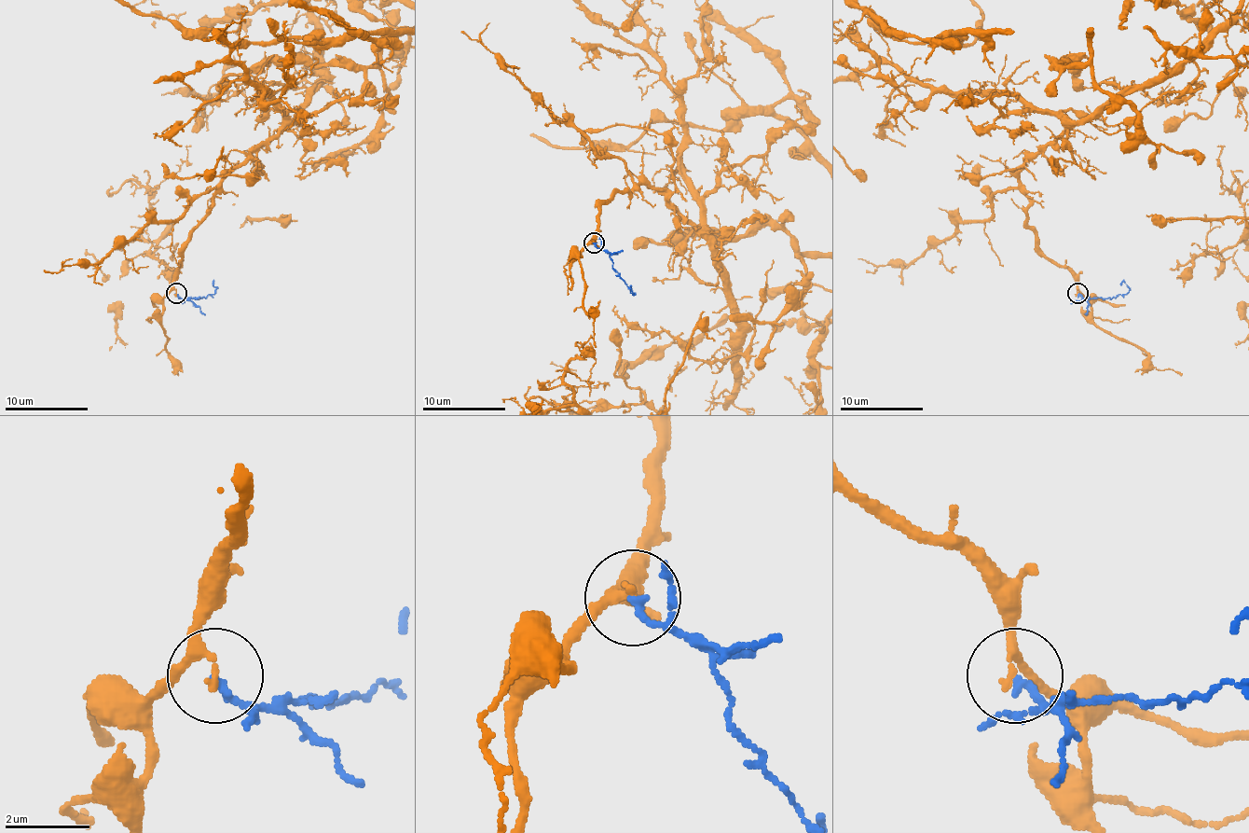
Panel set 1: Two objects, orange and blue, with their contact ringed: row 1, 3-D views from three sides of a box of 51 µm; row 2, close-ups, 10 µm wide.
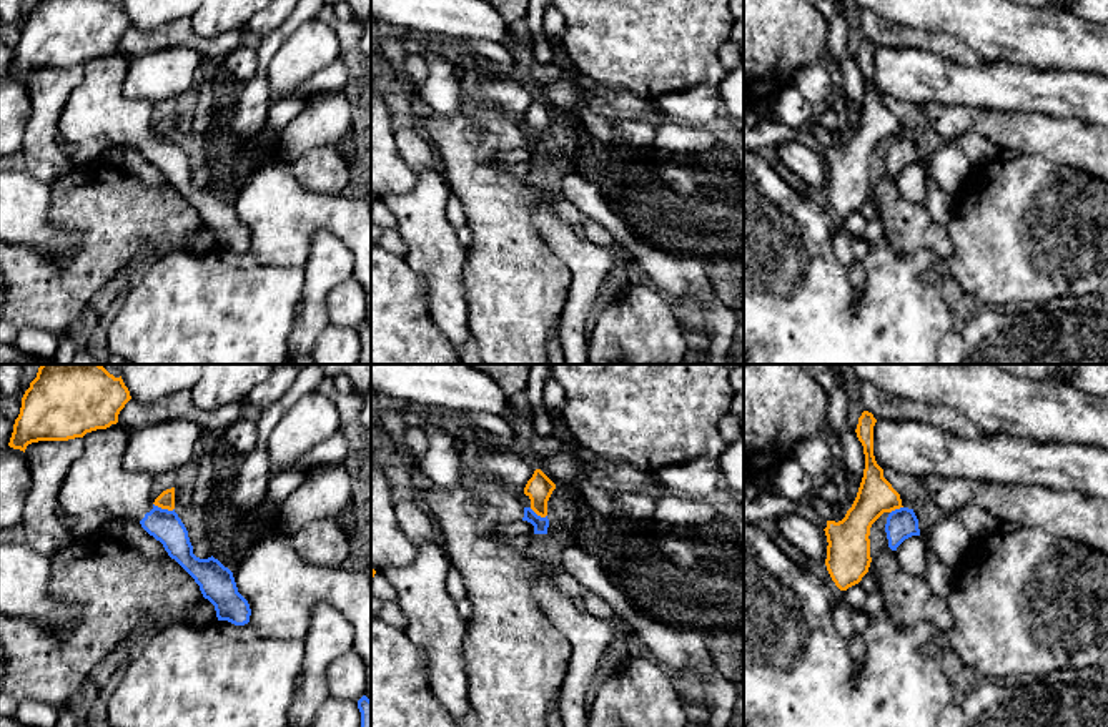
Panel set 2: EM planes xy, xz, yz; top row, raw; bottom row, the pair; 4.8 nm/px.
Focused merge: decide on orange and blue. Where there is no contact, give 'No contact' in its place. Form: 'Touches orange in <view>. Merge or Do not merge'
Touches orange in xy. Do not merge

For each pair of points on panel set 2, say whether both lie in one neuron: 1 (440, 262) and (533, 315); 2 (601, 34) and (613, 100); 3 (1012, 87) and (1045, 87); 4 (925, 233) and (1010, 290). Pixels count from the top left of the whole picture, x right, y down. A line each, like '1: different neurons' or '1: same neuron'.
1: different neurons
2: different neurons
3: same neuron
4: different neurons

